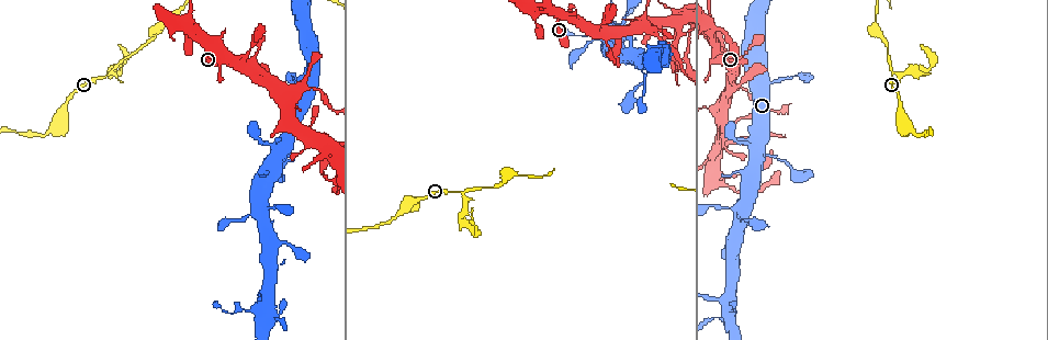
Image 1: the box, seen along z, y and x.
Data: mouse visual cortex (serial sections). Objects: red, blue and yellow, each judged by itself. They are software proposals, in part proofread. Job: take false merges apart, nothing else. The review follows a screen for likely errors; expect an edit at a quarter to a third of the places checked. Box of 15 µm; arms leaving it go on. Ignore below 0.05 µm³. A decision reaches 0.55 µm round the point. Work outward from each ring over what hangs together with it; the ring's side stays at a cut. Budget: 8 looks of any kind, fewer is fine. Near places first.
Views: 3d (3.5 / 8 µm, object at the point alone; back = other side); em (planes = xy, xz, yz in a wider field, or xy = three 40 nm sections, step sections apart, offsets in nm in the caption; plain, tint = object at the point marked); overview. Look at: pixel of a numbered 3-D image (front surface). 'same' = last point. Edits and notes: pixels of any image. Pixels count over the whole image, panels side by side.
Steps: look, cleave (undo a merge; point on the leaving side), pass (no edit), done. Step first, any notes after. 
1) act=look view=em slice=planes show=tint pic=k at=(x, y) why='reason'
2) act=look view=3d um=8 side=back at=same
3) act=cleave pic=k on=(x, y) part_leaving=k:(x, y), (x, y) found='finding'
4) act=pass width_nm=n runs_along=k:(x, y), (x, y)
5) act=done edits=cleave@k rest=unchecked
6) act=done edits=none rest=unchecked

act=look view=3d um=3.5 pic=1 at=(764, 153) why='abrupt turn'

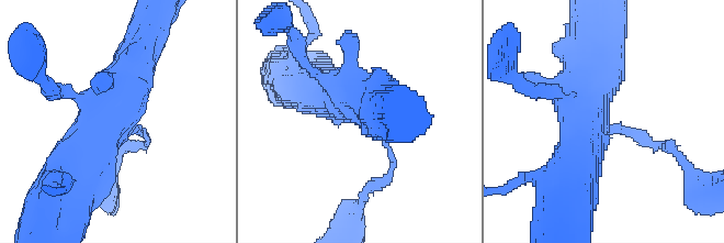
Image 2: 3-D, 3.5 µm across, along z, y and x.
act=look view=em slice=xy step=3 show=tint pic=2 at=(123, 129)

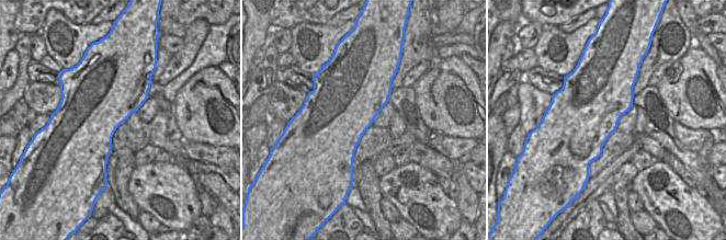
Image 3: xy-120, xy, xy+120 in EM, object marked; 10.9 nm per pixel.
act=pass runs_along=2:(140, 47), (100, 135), (67, 169) found='continuous, no second cell'

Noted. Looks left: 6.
act=look view=em slice=xy step=3 show=tint pic=1 at=(646, 14) why='small branch off a trunk'

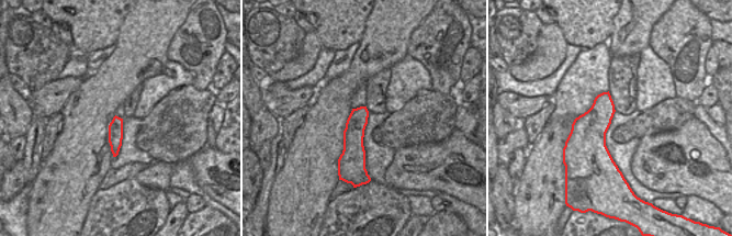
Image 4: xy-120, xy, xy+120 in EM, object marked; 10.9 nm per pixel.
act=look view=3d um=3.5 at=same why='wider look'

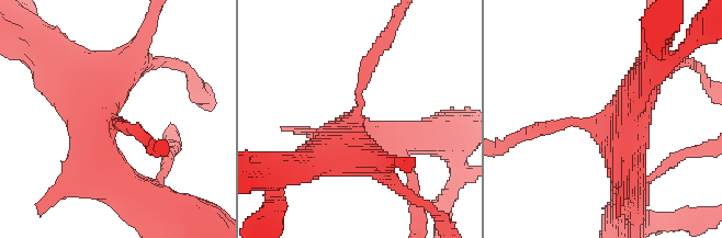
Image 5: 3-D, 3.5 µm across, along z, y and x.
act=pass runs_along=5:(330, 150), (374, 63) found='continuous, no second cell'

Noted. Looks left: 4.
act=look view=3d um=3.5 pic=1 at=(253, 213) why='four arms meet'

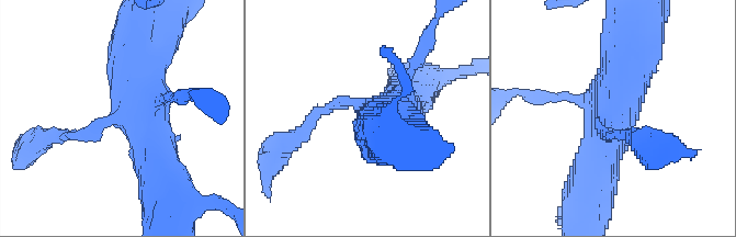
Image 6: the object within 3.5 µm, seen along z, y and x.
act=look view=em slice=xy step=5 show=tint pic=6 at=(608, 114) arms=4 arm_widths_nm=150,150,600,700 why='now the EM'

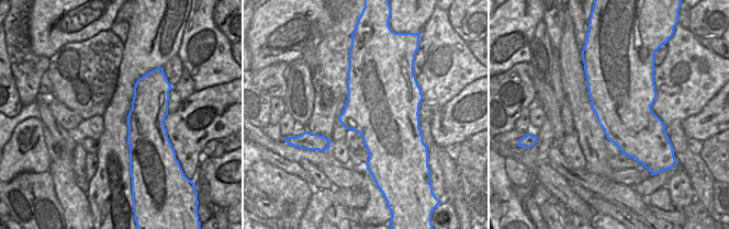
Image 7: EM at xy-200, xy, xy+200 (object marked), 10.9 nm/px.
act=pass runs_along=6:(635, 45), (596, 177) found='all the same cell'

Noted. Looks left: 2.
act=done edits=none rest=unchecked

